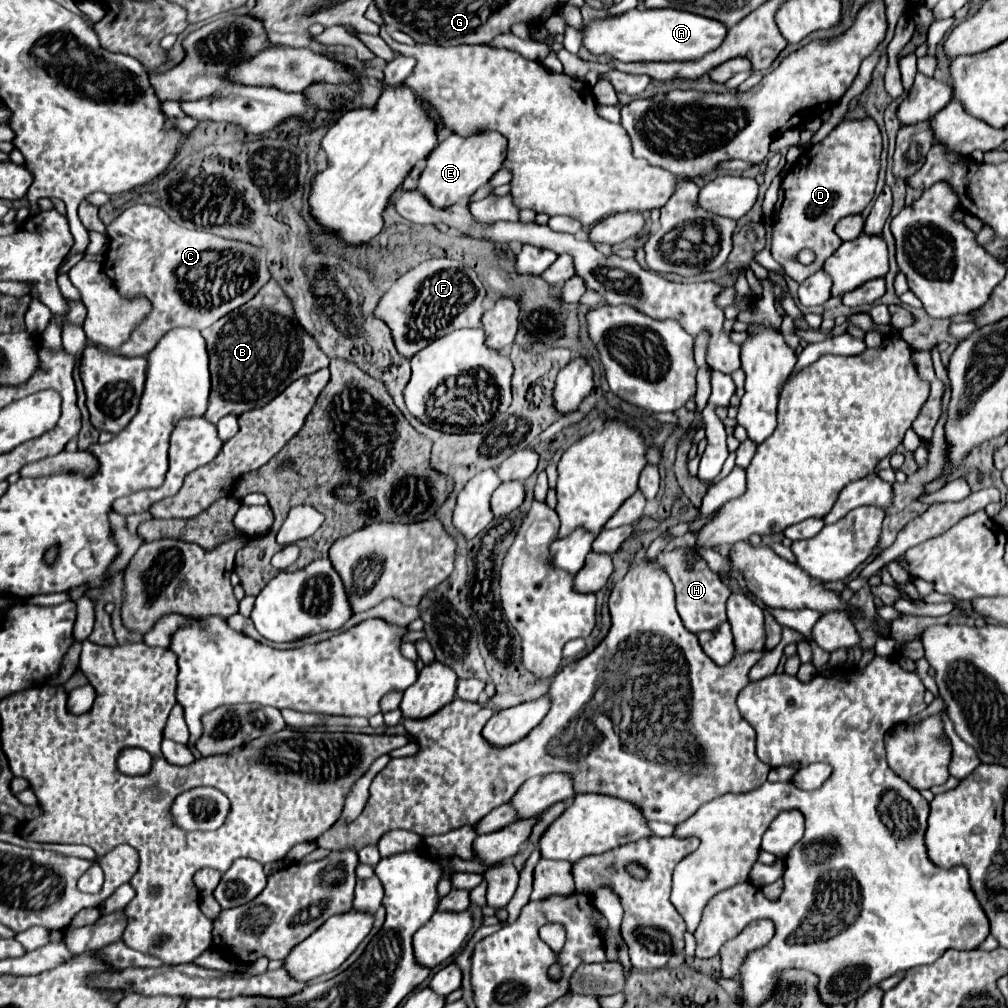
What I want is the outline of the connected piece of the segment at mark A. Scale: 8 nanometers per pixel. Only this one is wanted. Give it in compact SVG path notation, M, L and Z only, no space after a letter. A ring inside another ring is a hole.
M634 8L614 18L604 18L584 26L584 40L582 44L592 54L606 54L620 62L686 62L686 60L700 60L714 48L724 42L728 34L728 26L720 24L720 20L710 20L700 14L682 12L682 10L646 10ZM684 56L684 58L672 58Z

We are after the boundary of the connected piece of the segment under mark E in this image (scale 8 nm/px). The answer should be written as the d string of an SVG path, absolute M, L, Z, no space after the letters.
M486 132L480 136L456 136L452 134L440 142L428 156L426 168L418 178L418 190L426 200L436 208L448 208L460 198L472 196L480 186L484 186L494 172L500 170L502 160L506 158L506 138L498 132Z

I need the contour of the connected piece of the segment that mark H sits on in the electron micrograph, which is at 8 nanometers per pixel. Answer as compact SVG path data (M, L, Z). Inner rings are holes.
M676 548L672 552L662 552L658 556L658 562L660 566L666 568L668 576L672 578L676 586L676 608L678 608L678 614L684 626L694 634L702 630L714 630L718 628L720 622L726 620L726 600L730 596L730 590L728 586L722 584L720 576L710 570L706 560L698 560L692 568L686 568L686 560L684 560L686 552L688 548Z

